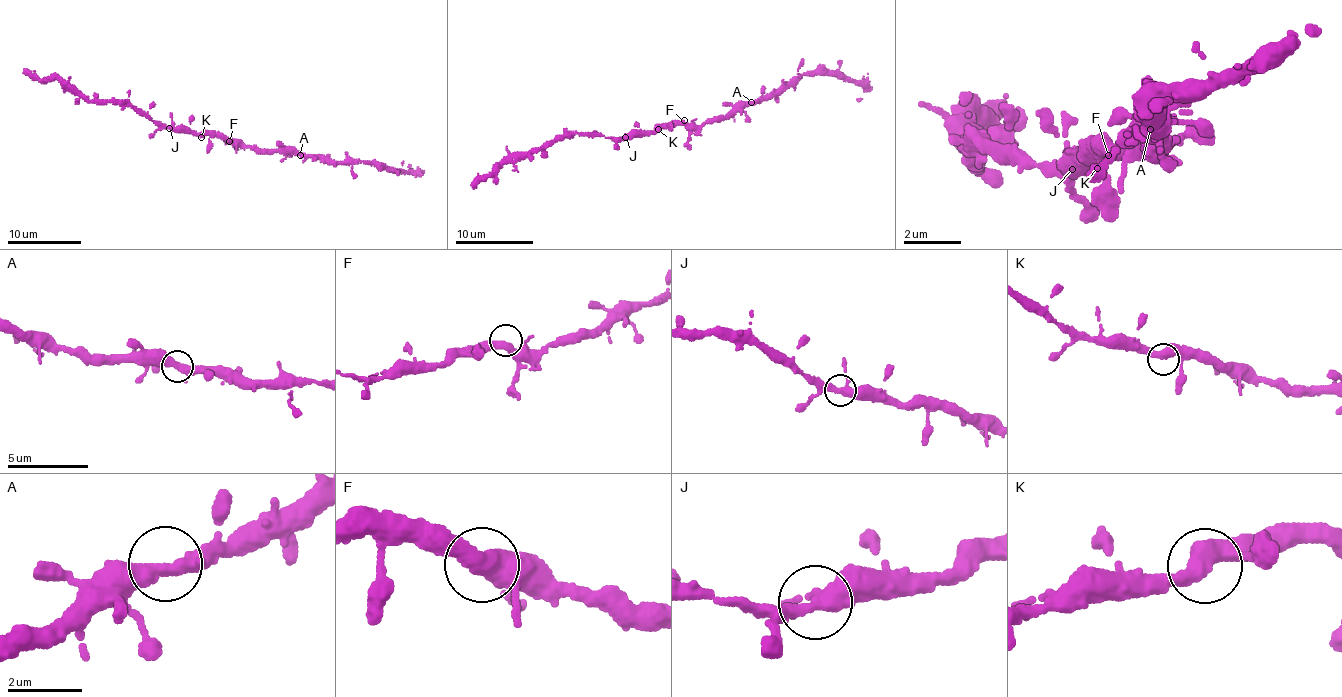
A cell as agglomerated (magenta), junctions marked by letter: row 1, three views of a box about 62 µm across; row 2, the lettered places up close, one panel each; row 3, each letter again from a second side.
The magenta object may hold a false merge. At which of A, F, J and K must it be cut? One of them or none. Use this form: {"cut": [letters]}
{"cut": []}

